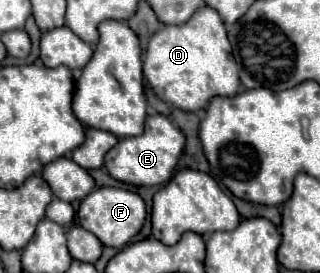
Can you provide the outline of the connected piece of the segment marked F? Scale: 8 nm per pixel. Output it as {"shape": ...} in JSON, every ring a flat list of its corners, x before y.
{"shape":[[99,187,93,189,79,205,77,217,79,217,79,225,87,231,91,231,103,245,109,247,123,247,127,245,141,229,143,221,145,221,145,203,143,199,127,189,119,189,119,187]]}

